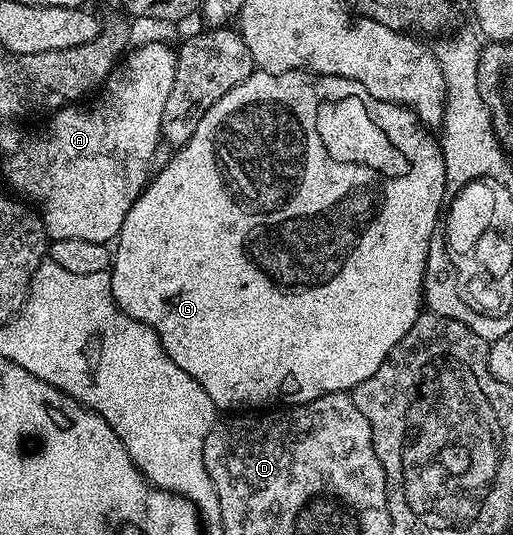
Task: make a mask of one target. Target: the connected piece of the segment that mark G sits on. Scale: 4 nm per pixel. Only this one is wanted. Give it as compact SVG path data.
M292 69L288 73L262 73L254 71L234 91L226 91L206 115L202 115L202 123L198 123L198 131L194 131L185 145L179 146L173 152L170 163L162 167L162 171L155 174L140 193L140 198L130 207L126 215L126 223L122 223L119 235L114 242L114 252L112 254L112 264L110 272L112 274L112 293L118 303L118 307L128 317L133 317L135 321L141 321L143 325L148 325L158 335L166 355L186 375L190 375L210 395L210 399L216 404L220 411L260 411L265 407L287 407L289 405L301 405L307 401L318 399L322 395L331 393L348 393L355 389L358 383L370 379L378 367L382 367L384 360L390 355L390 351L399 341L404 338L406 331L414 327L414 323L420 318L422 312L422 298L424 295L424 272L426 271L426 259L430 251L430 239L434 236L436 225L442 216L442 206L444 199L444 153L440 149L440 142L434 136L431 137L429 130L421 125L419 119L411 109L405 105L395 105L382 99L374 99L366 87L362 87L360 81L346 79L345 77L335 77L334 75L322 75L321 73L310 73L302 69Z

